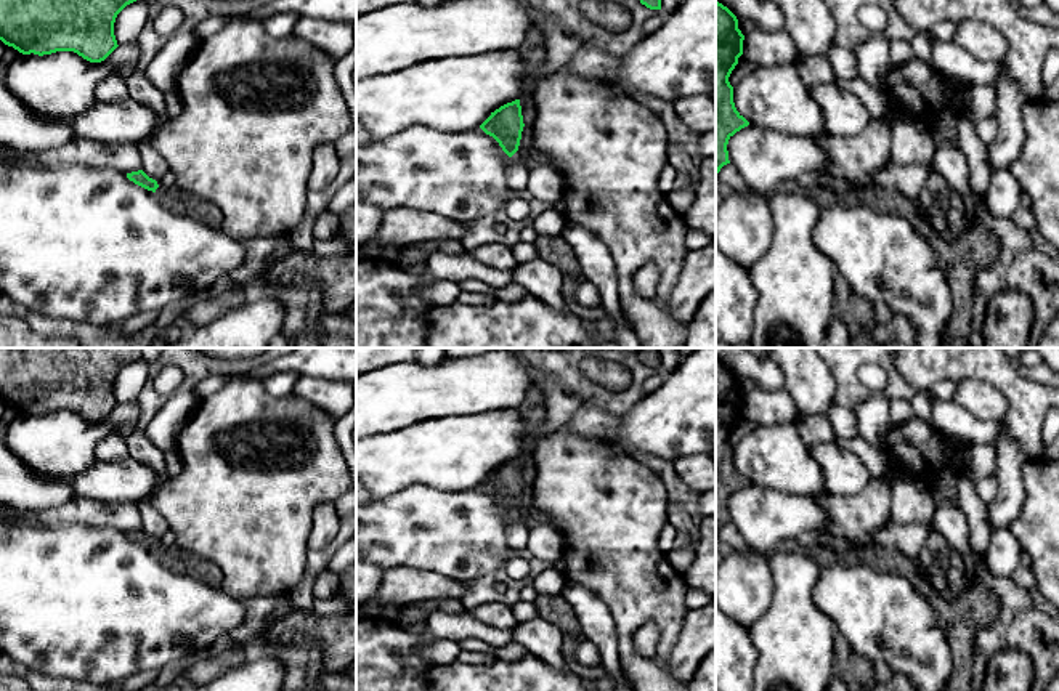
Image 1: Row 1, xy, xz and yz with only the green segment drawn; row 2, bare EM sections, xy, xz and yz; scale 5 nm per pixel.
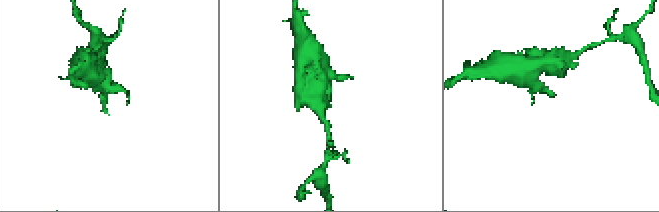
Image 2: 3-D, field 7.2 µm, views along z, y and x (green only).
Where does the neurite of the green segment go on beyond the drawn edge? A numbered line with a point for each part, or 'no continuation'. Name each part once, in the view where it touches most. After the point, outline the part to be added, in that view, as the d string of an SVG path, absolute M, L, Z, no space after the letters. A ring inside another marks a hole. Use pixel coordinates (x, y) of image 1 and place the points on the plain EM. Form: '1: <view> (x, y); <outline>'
1: xz (528, 518); M531 508L530 511L521 511L521 510L517 510L512 518L515 519L520 519L523 521L528 529L530 526L534 523L534 521L539 521L539 523L547 523L550 524L549 518L546 515L542 515L539 510L536 508ZM550 524L552 526L552 524ZM552 526L554 527L554 526Z

